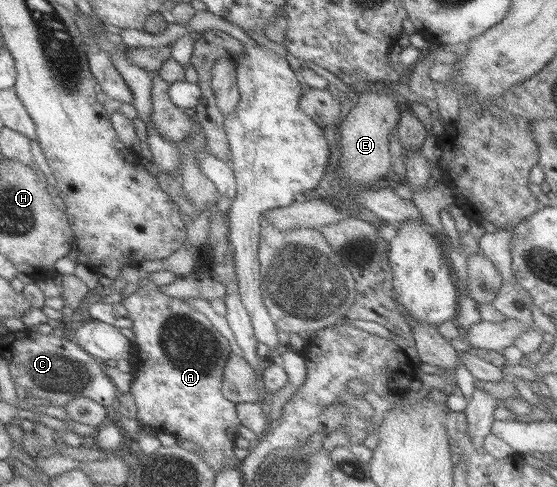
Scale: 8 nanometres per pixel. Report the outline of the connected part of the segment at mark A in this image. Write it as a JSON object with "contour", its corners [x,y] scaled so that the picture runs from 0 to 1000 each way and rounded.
{"contour":[[[253,563],[251,567],[253,579],[244,598],[233,598],[230,608],[219,610],[217,622],[224,637],[230,641],[230,651],[235,655],[233,678],[239,684],[239,700],[237,717],[233,719],[233,733],[230,735],[230,743],[233,747],[233,766],[237,766],[237,780],[232,791],[232,809],[239,815],[242,836],[244,836],[244,858],[246,867],[253,875],[264,875],[271,885],[276,887],[296,887],[300,891],[307,891],[318,908],[345,908],[357,916],[357,924],[346,928],[357,945],[364,953],[372,953],[379,965],[390,967],[397,965],[397,961],[408,961],[408,957],[418,957],[418,961],[427,961],[431,957],[431,949],[420,938],[420,903],[425,899],[427,891],[424,887],[424,879],[431,871],[422,850],[422,832],[418,825],[411,825],[395,803],[395,784],[399,778],[399,756],[402,754],[406,735],[415,727],[411,713],[408,708],[408,700],[402,692],[399,692],[375,663],[368,647],[363,647],[355,639],[350,639],[341,626],[334,622],[332,616],[321,616],[307,612],[305,608],[296,608],[296,604],[289,604],[284,598],[284,587],[276,585],[266,571],[262,571],[260,563]]]}

